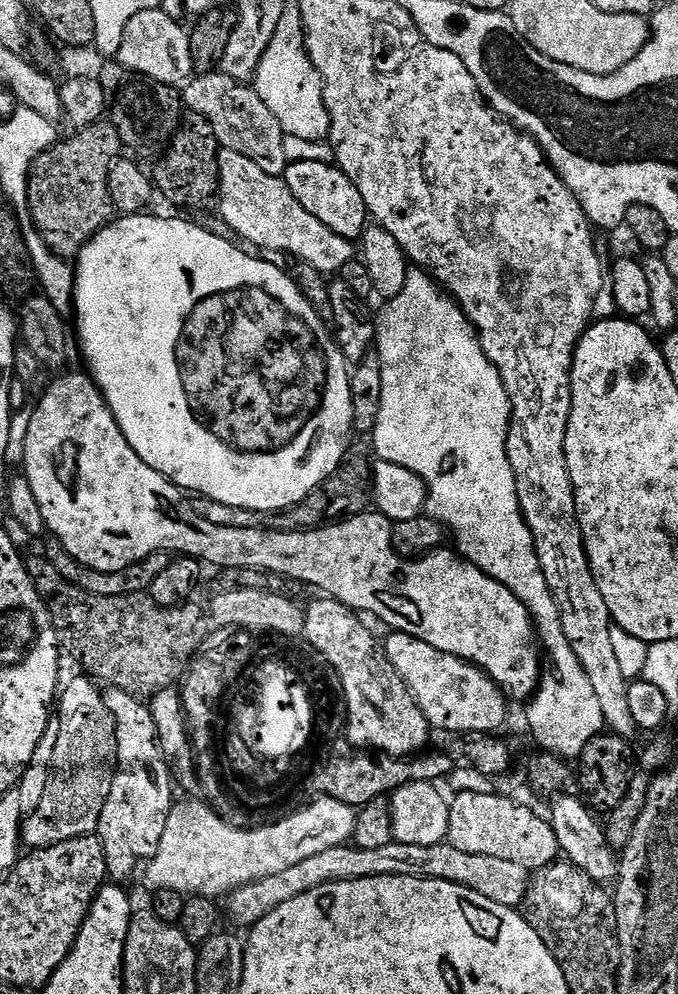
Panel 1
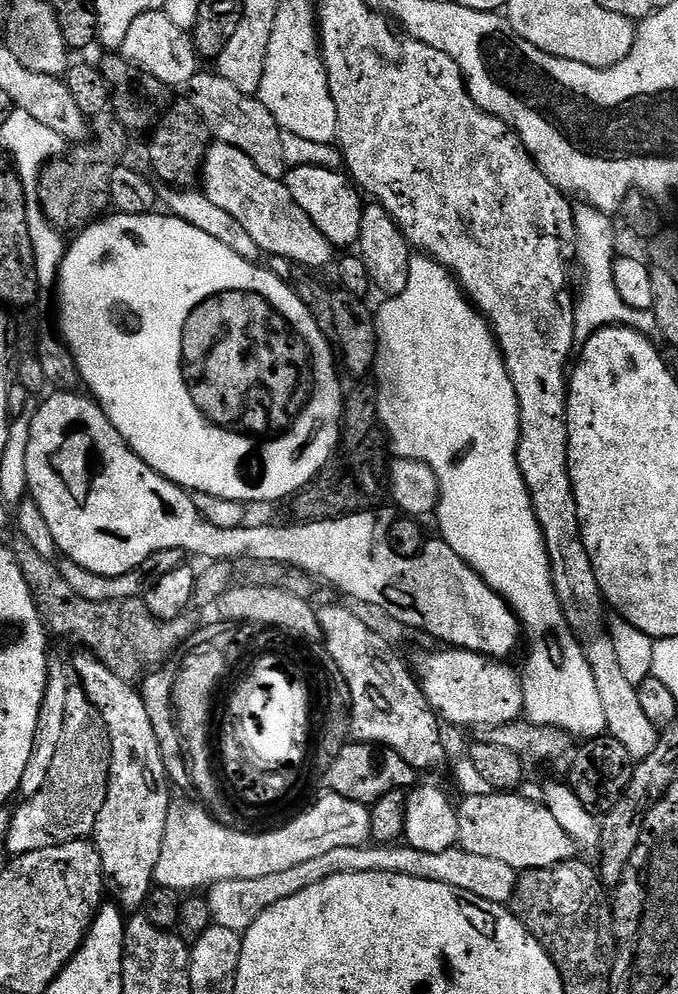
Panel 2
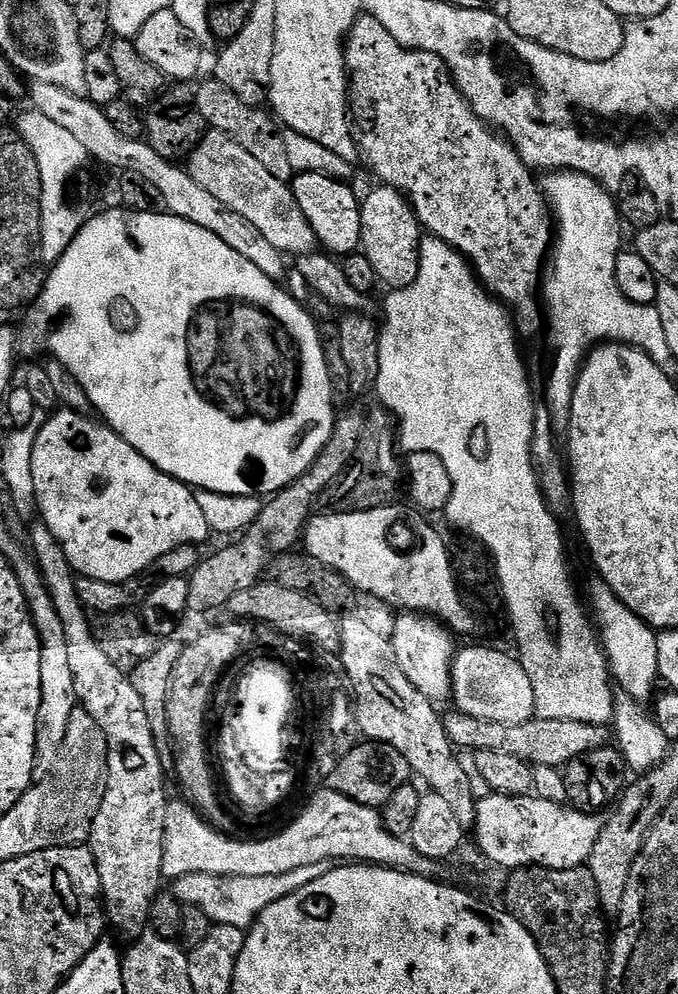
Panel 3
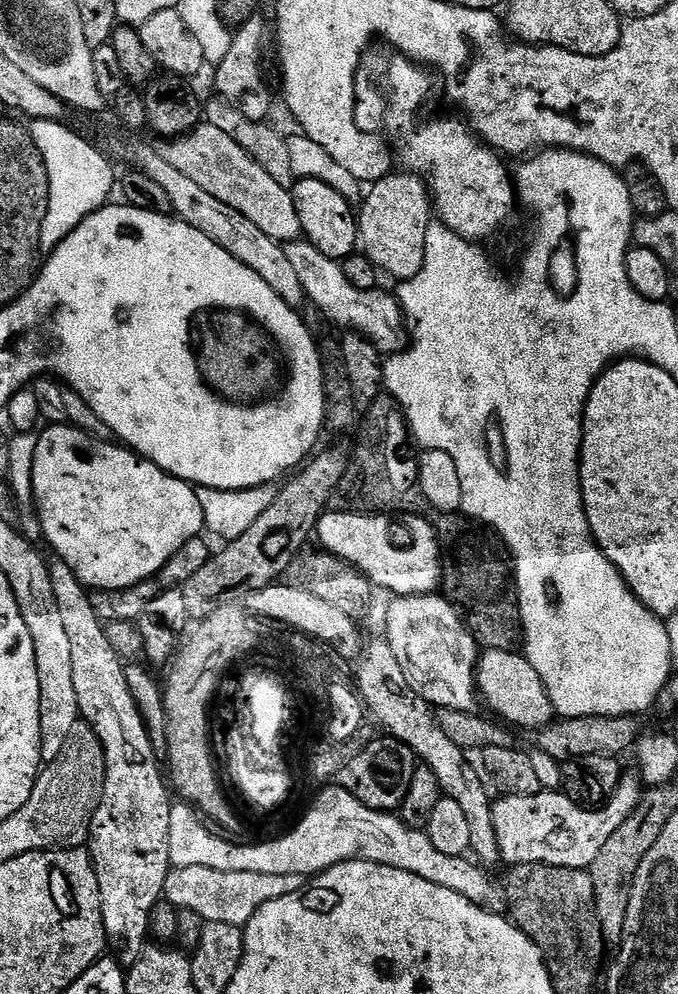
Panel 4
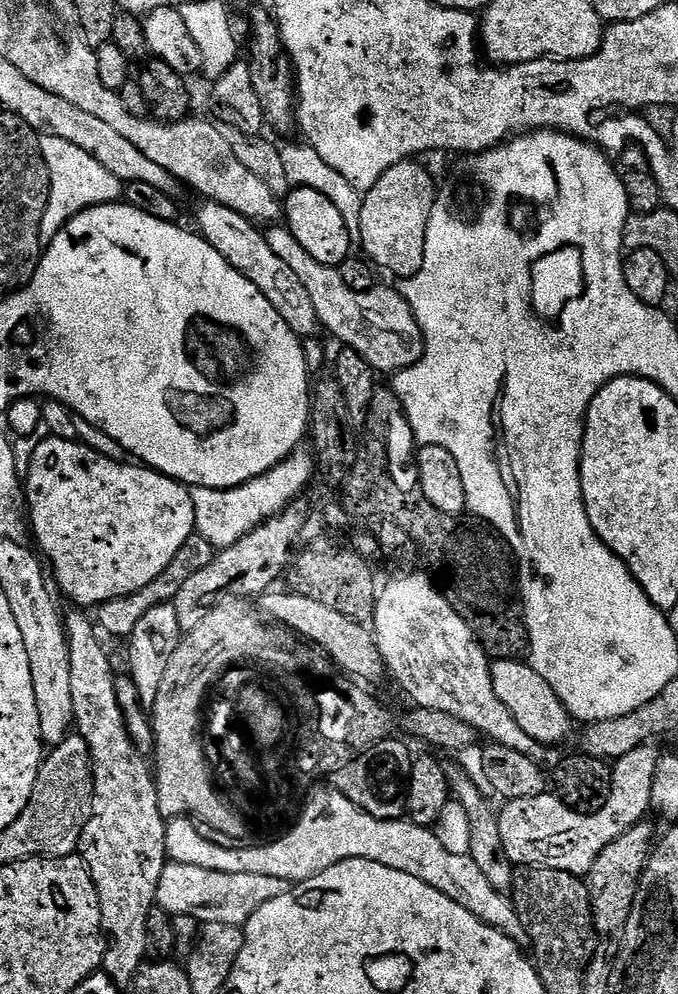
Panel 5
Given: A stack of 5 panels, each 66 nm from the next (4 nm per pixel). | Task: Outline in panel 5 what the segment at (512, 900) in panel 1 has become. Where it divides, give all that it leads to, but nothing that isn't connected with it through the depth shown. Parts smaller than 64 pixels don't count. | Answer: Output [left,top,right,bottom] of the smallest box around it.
[156,862,293,926]

